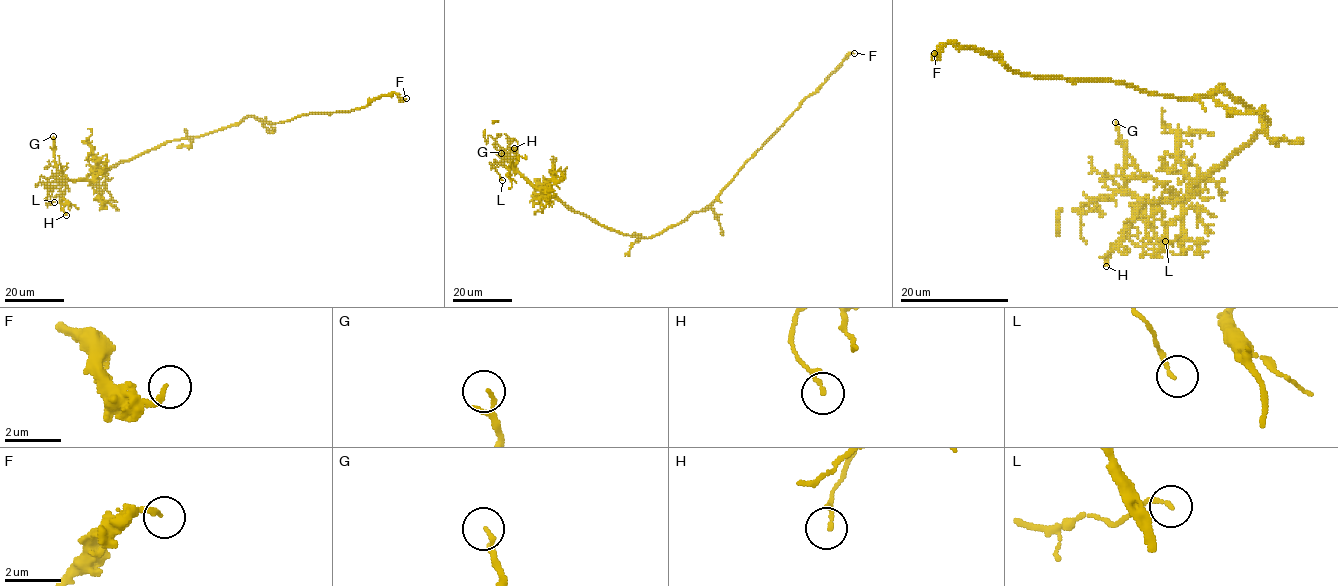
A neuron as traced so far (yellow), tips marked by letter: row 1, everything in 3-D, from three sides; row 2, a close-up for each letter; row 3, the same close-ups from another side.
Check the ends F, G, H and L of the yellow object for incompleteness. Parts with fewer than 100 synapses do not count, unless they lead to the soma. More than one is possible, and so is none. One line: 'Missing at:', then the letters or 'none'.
Missing at: none

